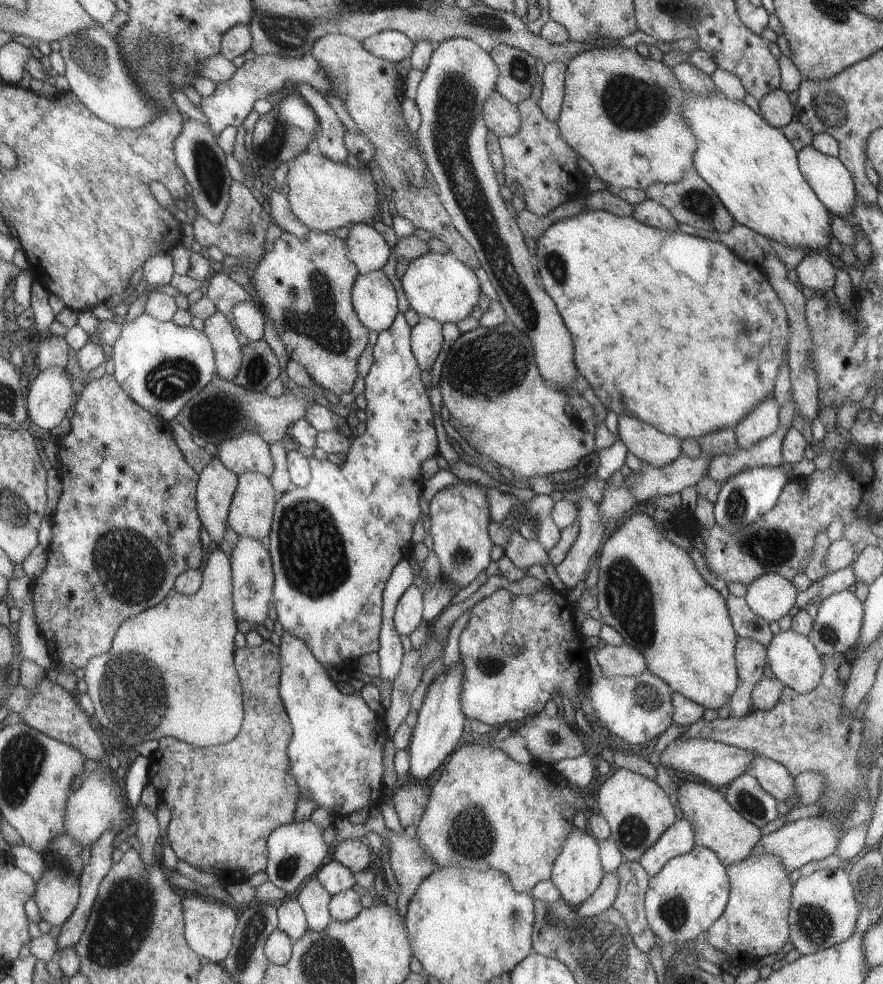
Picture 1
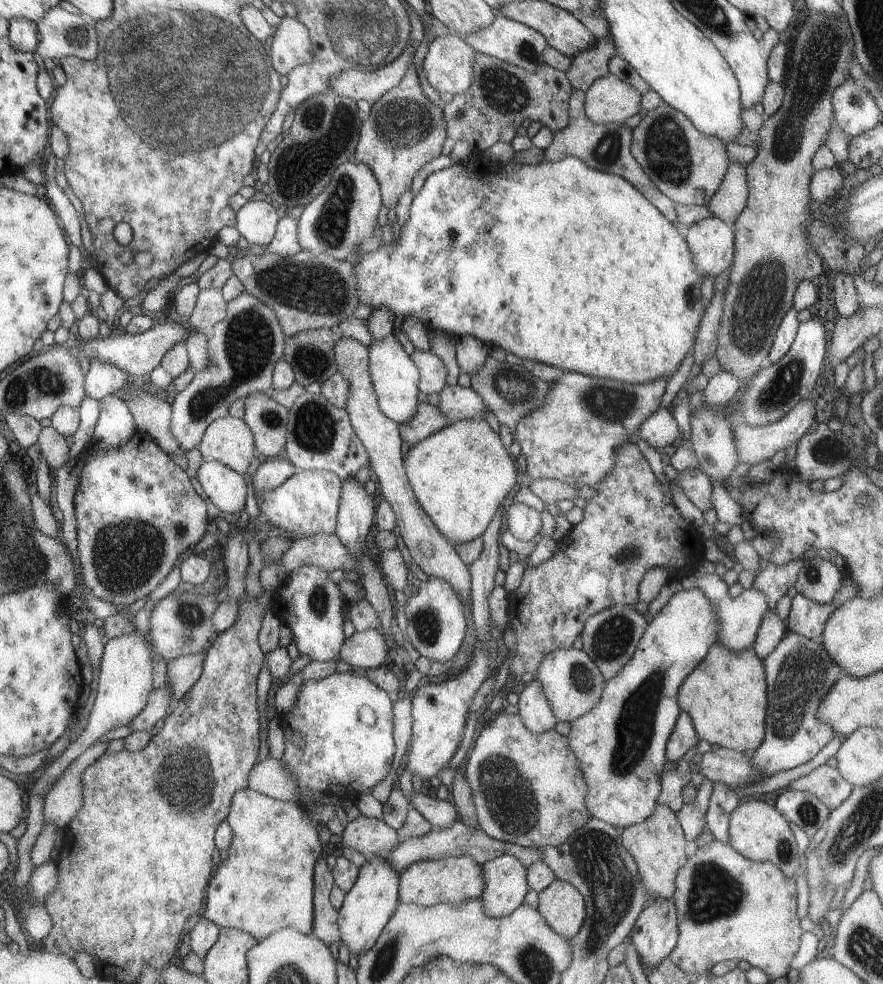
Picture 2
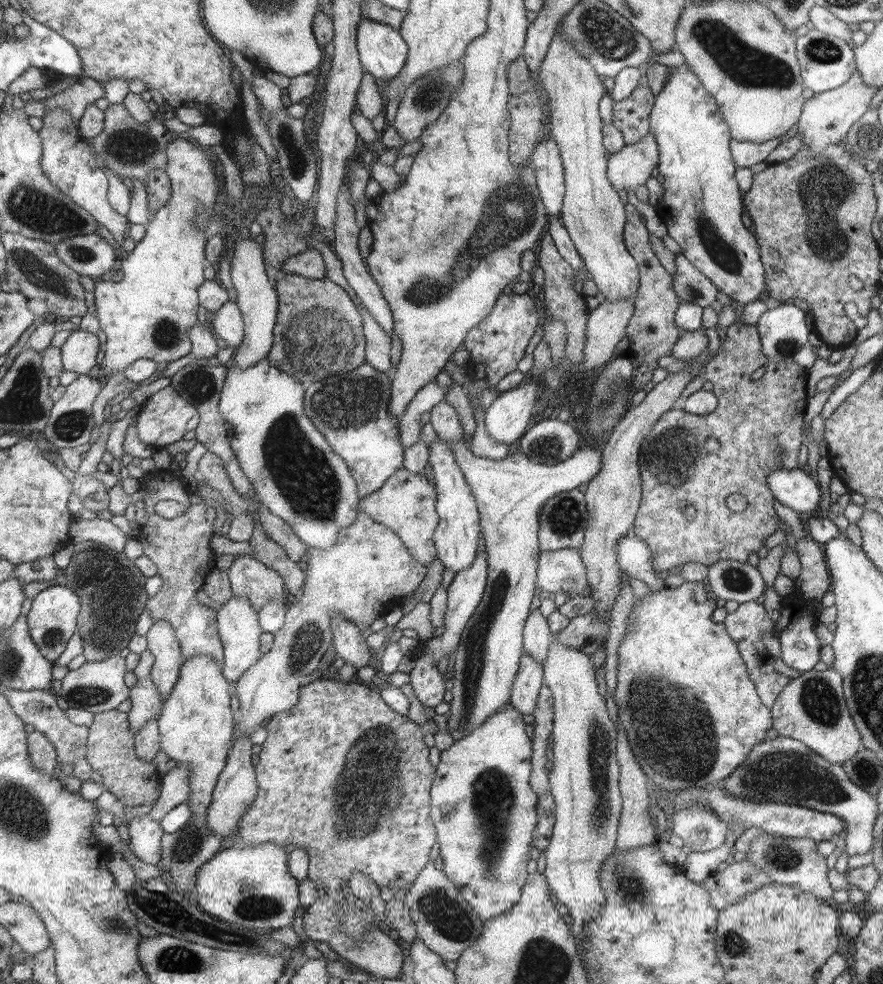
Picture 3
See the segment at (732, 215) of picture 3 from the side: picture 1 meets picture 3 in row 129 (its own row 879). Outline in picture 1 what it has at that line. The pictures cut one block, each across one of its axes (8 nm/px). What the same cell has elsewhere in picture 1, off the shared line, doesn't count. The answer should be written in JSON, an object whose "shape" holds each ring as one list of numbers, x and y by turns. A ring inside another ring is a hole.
{"shape":[[695,845,690,852,675,857,666,867,663,867,658,875,650,878,645,894,644,909,648,924,654,934,665,943,680,944,701,938,726,910,728,890,730,890,730,884,728,884,727,866,715,852,712,852,712,849]]}

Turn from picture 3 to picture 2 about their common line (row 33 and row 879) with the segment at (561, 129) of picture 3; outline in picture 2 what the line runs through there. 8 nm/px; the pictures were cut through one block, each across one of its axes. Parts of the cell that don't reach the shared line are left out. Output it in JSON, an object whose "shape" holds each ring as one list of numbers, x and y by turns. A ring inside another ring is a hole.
{"shape":[[559,878,539,893,537,909,547,924,568,941,579,935,586,922,587,908,583,894,574,885]]}

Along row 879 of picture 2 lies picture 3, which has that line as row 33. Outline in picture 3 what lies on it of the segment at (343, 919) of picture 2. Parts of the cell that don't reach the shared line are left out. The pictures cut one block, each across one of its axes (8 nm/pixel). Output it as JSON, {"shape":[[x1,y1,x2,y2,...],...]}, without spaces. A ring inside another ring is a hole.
{"shape":[[363,18,357,39,364,69,378,82,392,81,404,70,409,47,395,28]]}

